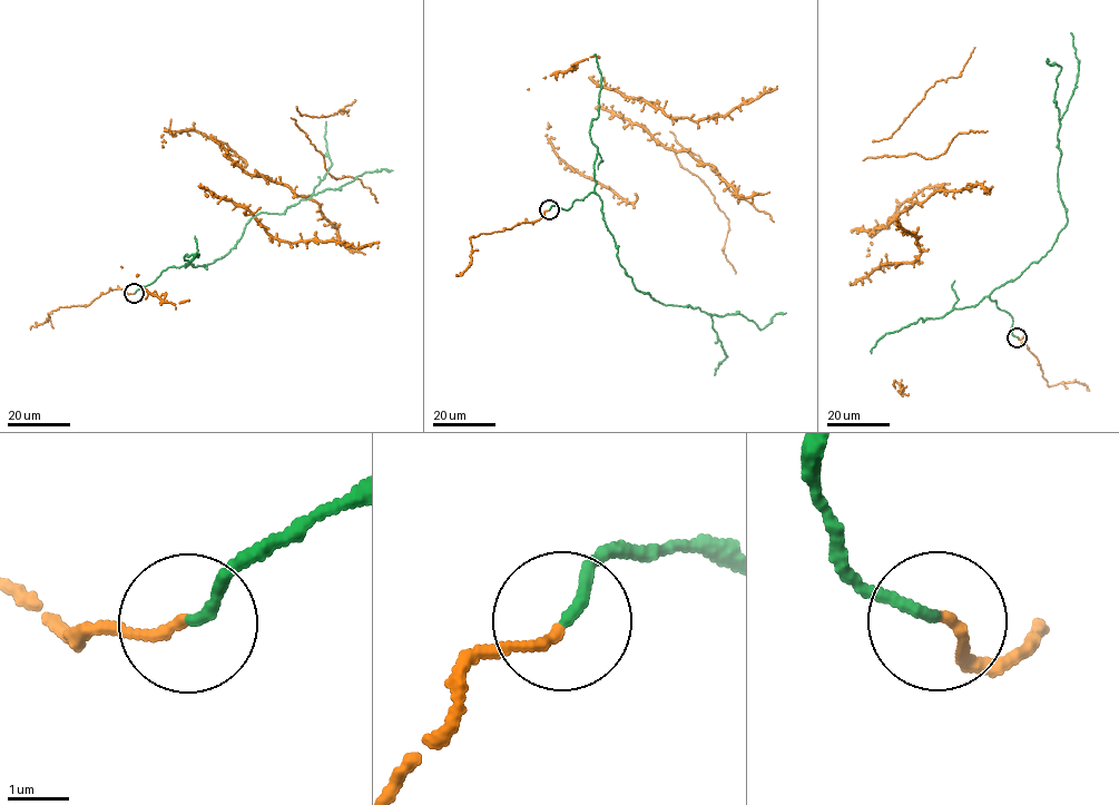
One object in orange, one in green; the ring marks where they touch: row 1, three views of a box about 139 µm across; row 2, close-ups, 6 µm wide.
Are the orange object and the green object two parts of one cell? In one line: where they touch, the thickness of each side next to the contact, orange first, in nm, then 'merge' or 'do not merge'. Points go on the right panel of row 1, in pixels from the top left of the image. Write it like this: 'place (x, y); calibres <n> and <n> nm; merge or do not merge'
place (1017, 337); calibres 160 and 160 nm; merge

